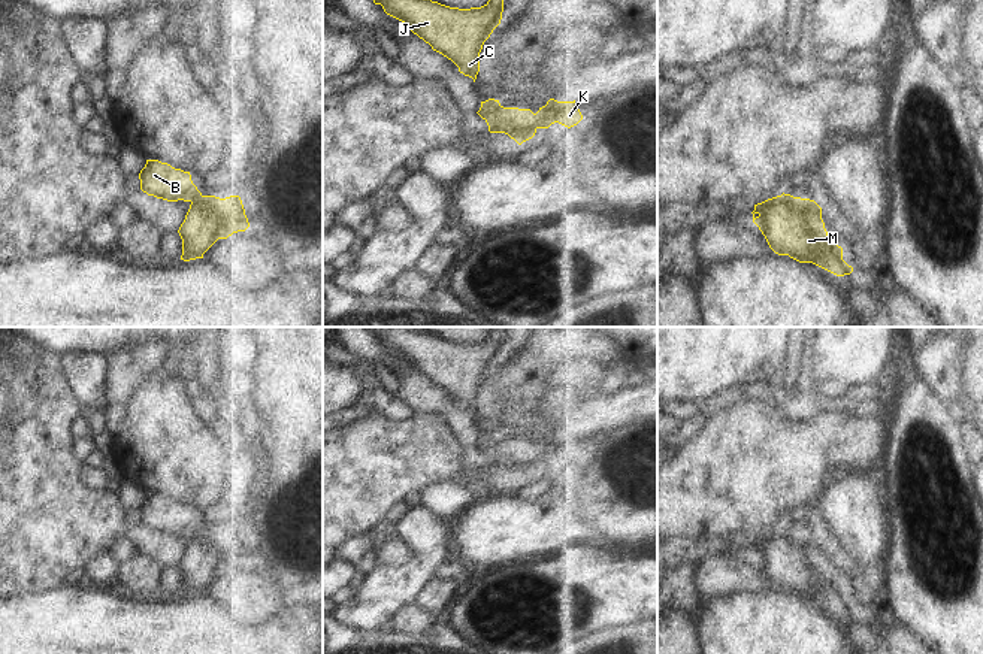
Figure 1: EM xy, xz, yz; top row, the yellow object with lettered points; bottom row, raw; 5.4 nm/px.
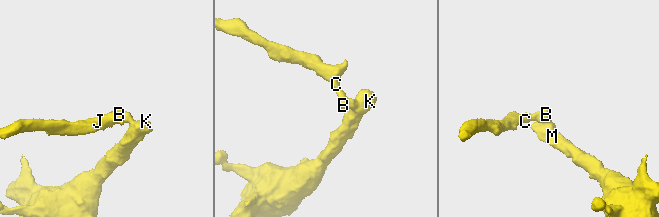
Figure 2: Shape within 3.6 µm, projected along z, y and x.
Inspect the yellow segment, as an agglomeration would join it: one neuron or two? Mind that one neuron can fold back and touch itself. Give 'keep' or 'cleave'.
cleave

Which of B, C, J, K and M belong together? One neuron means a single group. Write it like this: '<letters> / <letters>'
B C J / K M

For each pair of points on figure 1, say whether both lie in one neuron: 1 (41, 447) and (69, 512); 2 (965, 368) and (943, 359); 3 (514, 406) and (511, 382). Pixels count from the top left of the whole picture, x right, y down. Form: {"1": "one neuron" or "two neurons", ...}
{"1": "one neuron", "2": "two neurons", "3": "one neuron"}

